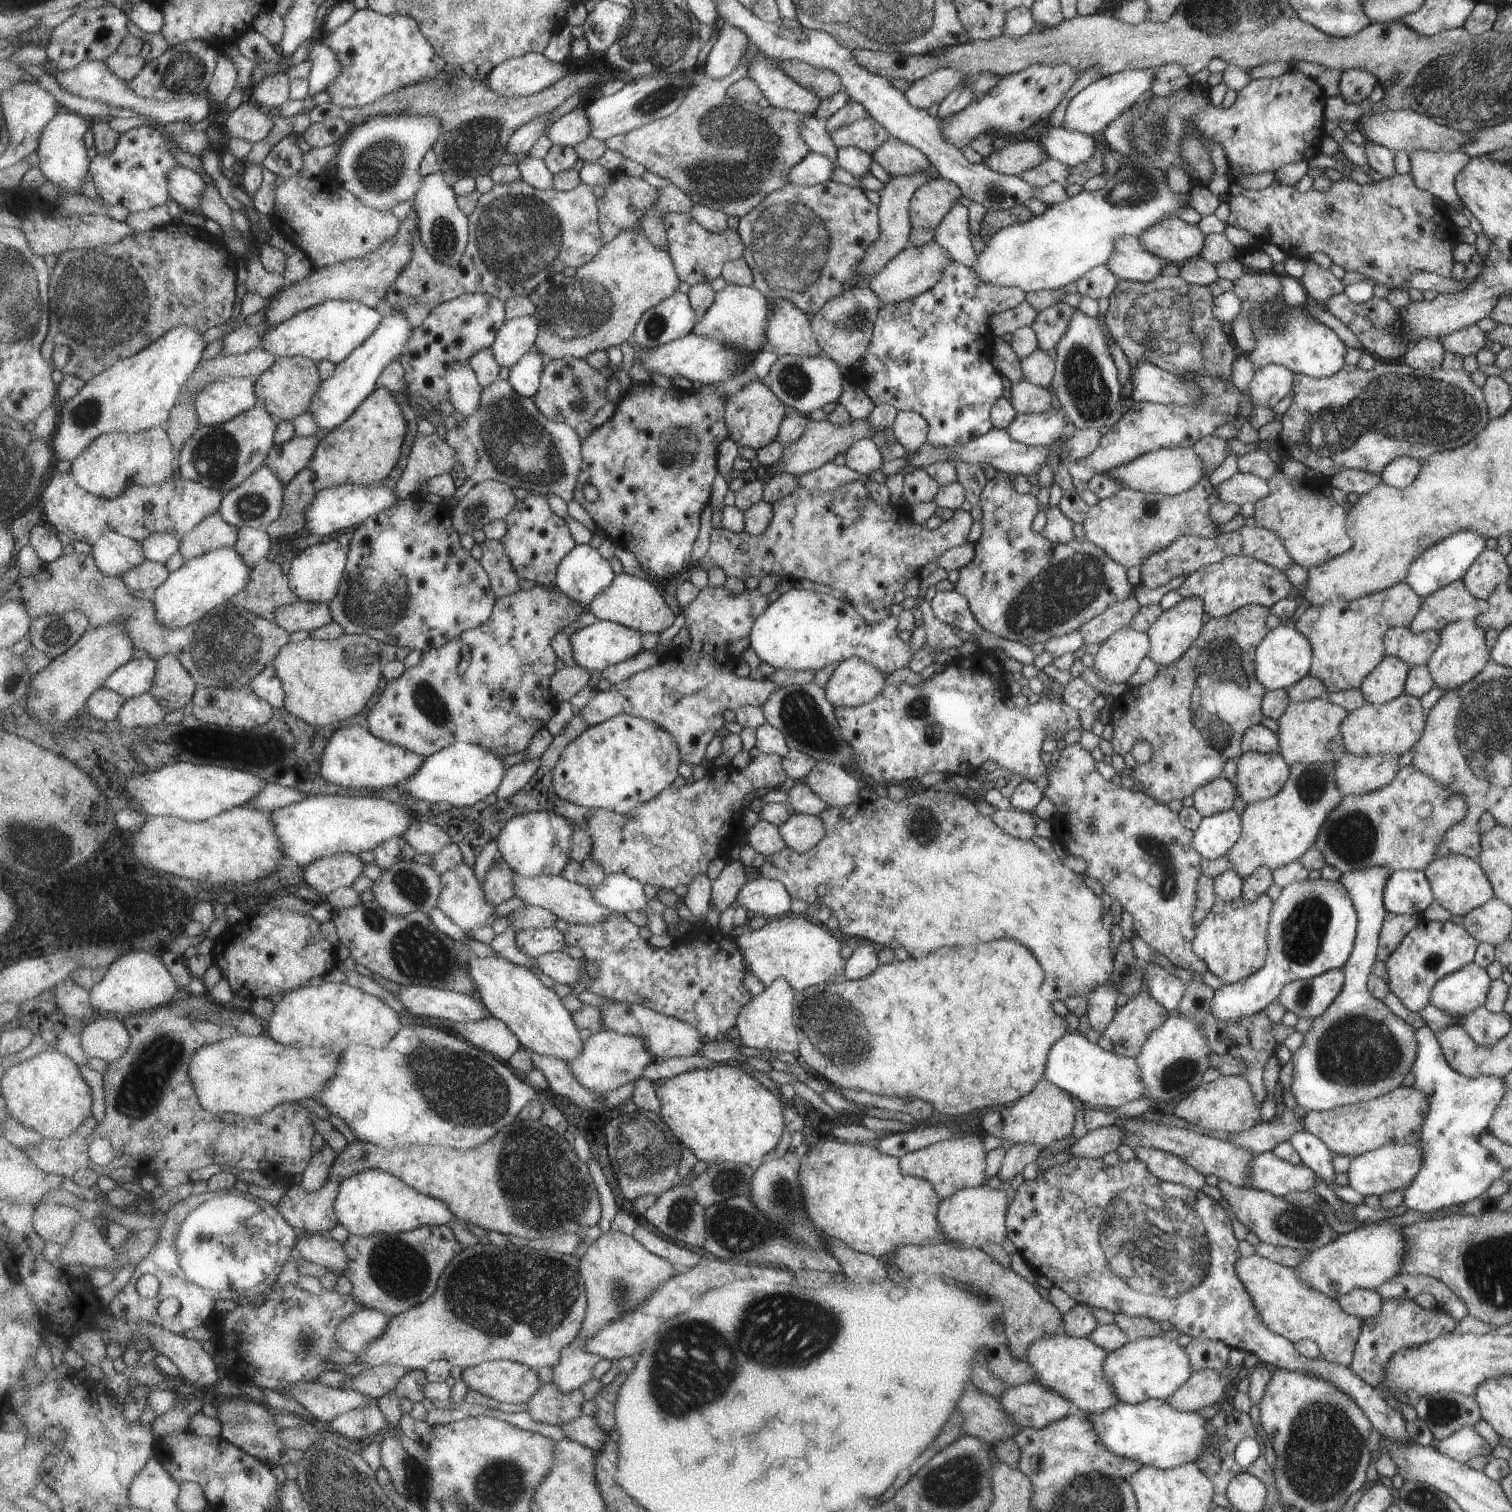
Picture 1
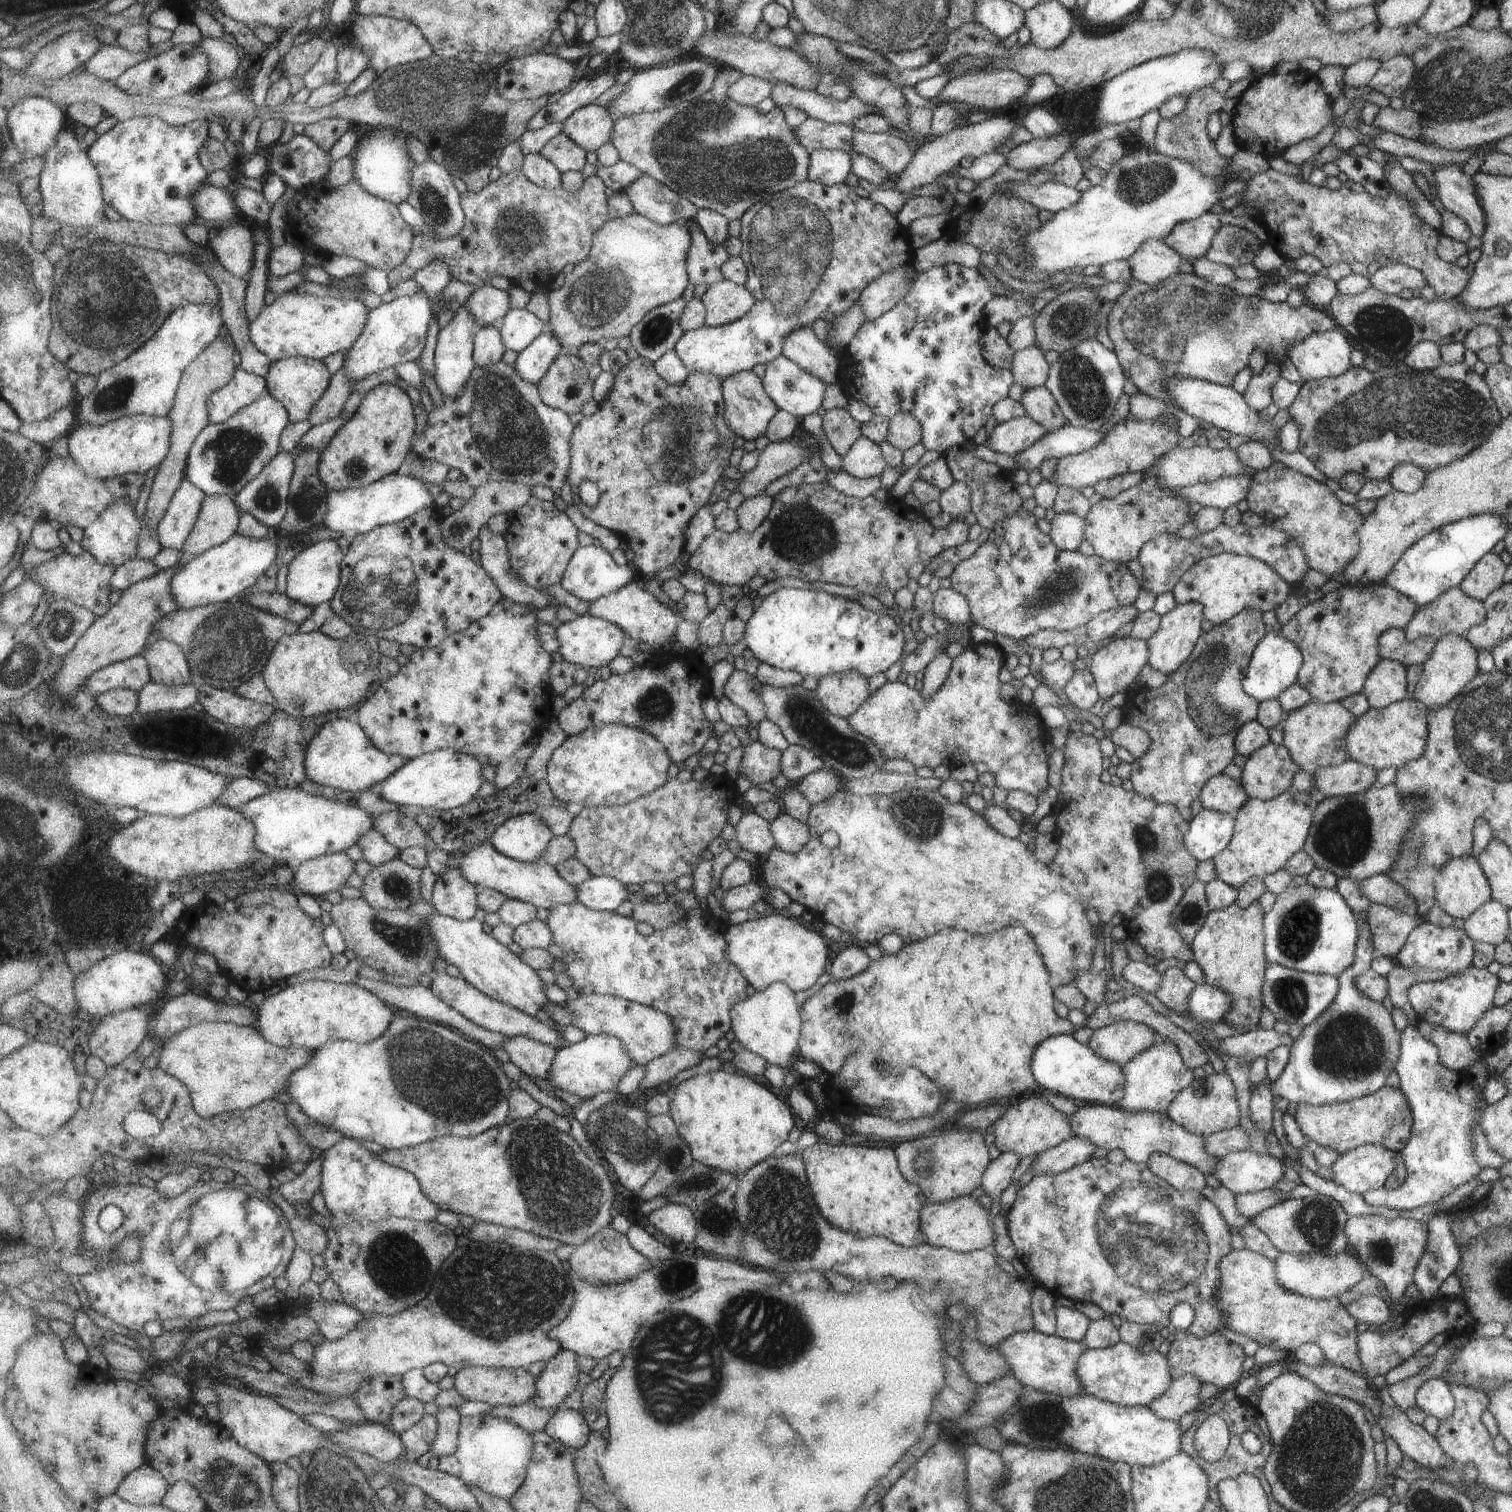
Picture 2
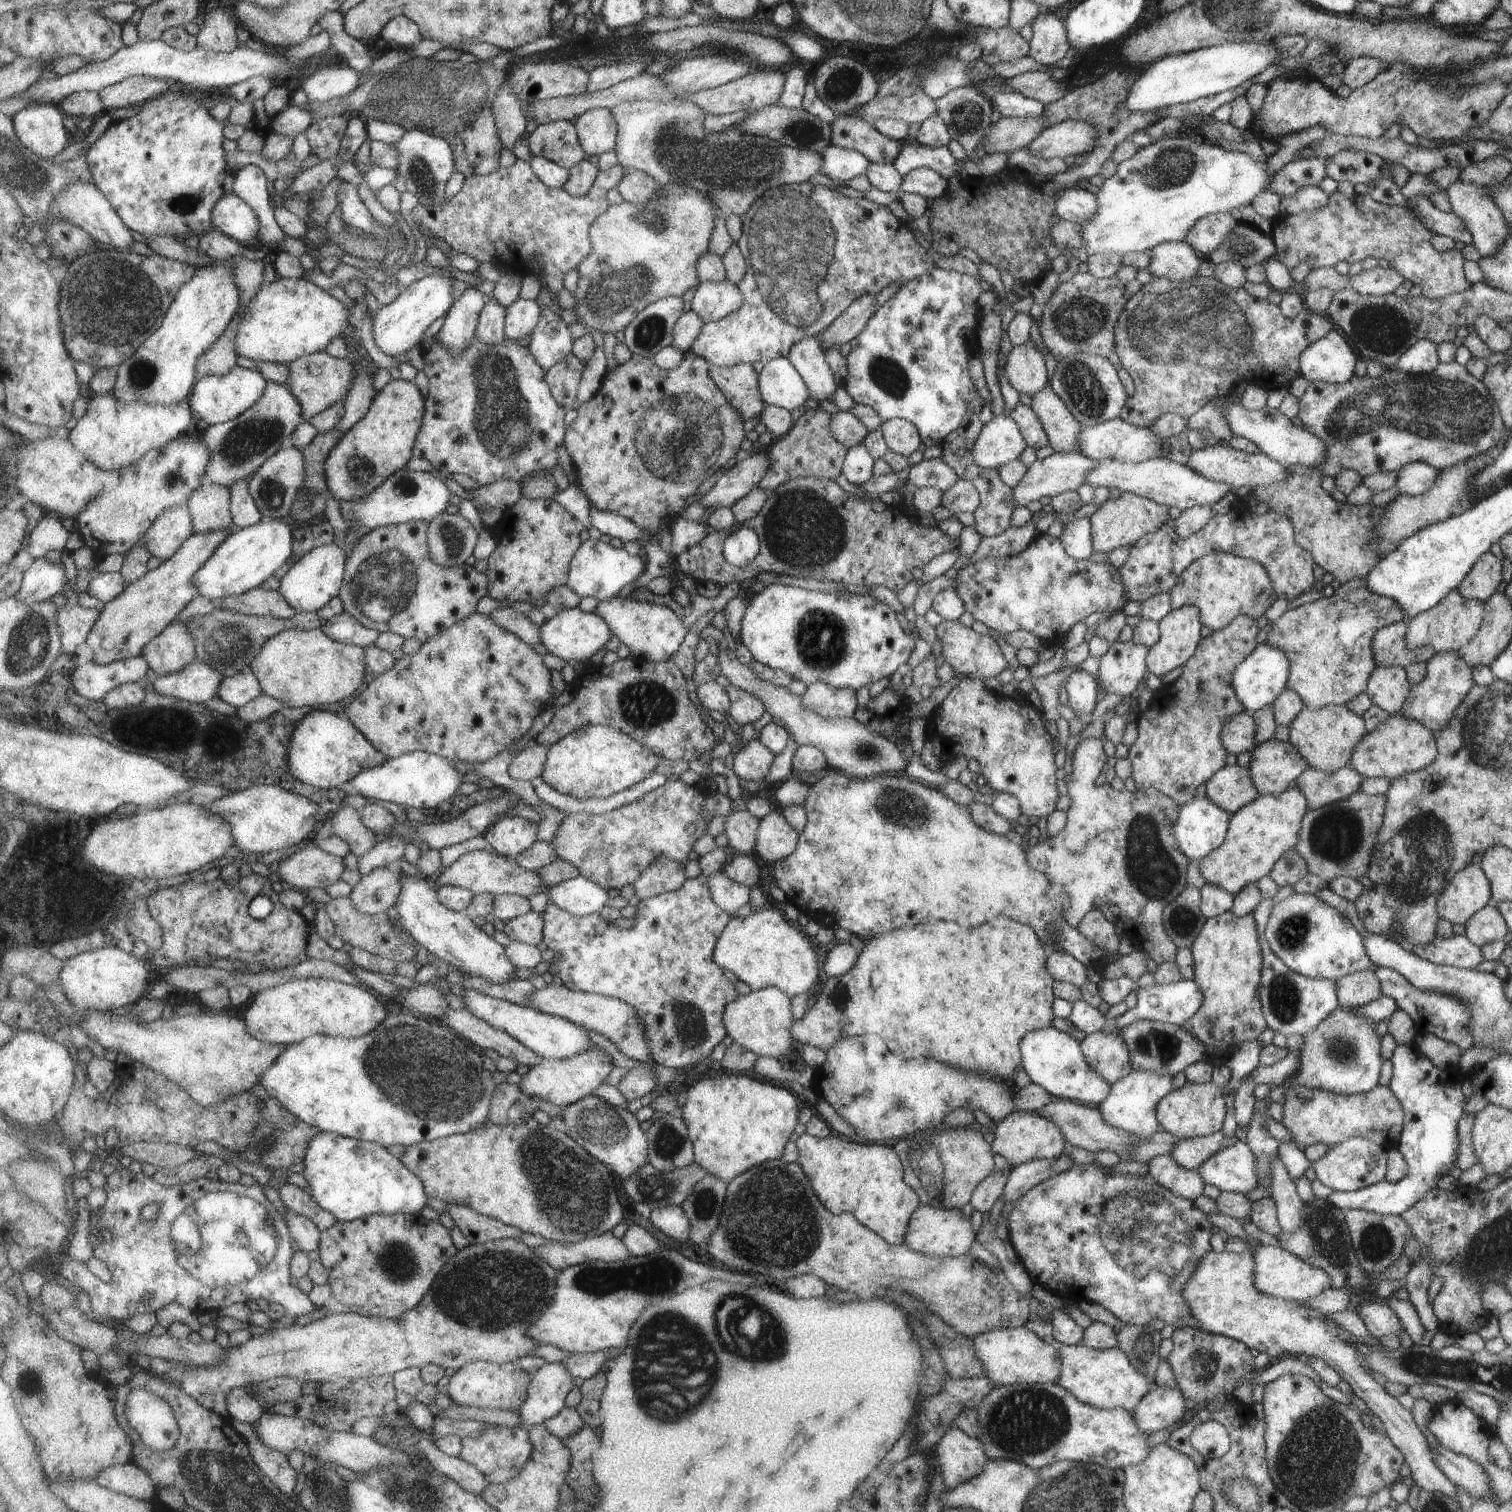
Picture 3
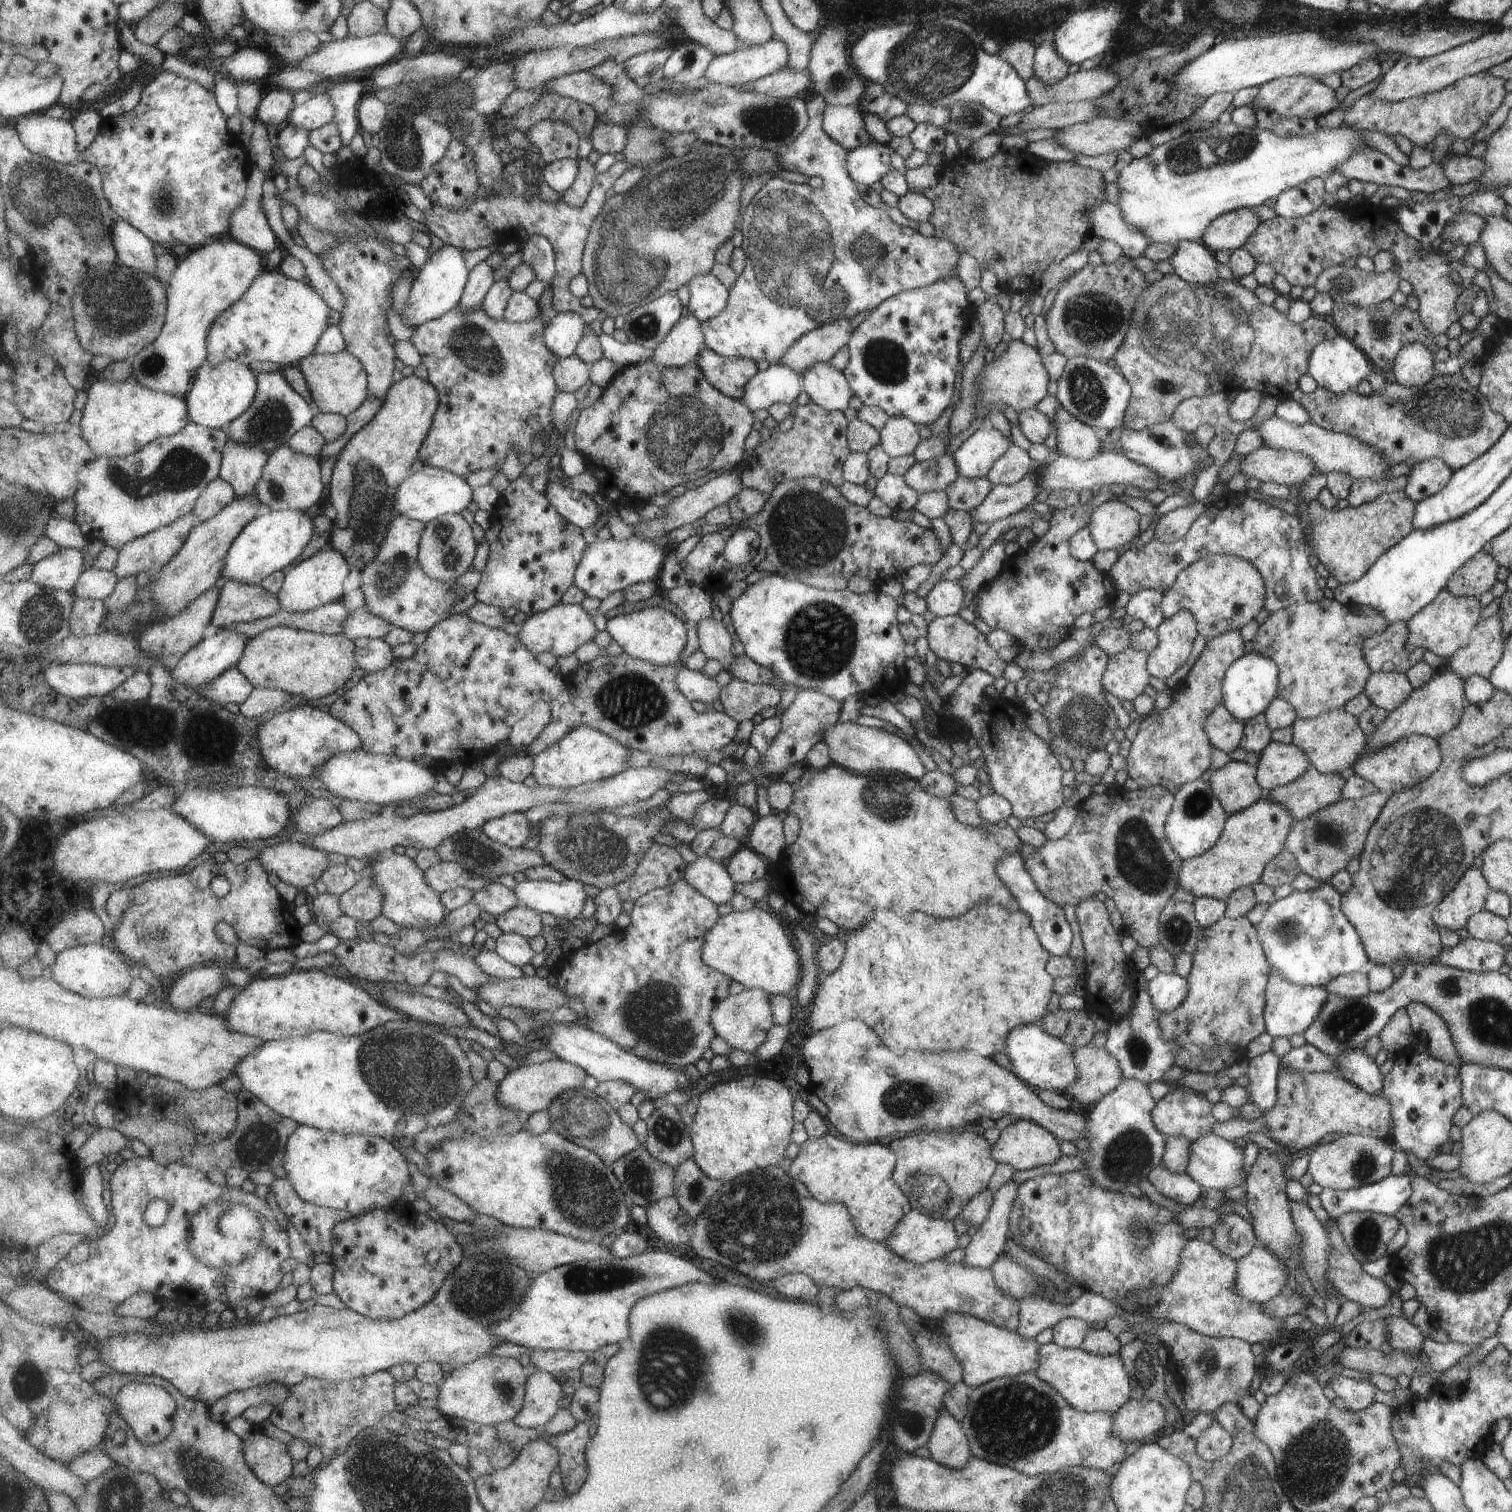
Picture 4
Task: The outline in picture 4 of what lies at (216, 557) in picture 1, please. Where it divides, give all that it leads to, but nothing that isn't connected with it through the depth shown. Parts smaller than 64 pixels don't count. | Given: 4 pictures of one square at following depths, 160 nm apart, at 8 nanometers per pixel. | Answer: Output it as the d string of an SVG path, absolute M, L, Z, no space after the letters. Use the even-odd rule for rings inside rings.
M271 510L268 514L257 517L243 530L243 533L231 546L227 554L227 564L223 568L223 576L228 581L245 582L260 585L260 583L302 559L303 550L310 545L315 536L315 518L307 516L305 510Z

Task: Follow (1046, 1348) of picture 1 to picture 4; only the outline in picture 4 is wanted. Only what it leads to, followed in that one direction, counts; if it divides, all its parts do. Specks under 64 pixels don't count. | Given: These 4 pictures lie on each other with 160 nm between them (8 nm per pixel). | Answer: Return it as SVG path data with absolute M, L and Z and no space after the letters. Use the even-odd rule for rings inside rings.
M958 1313L943 1314L942 1318L937 1318L937 1322L943 1328L947 1348L961 1364L962 1382L967 1387L977 1387L997 1378L1031 1373L1031 1370L1038 1369L1038 1342L1022 1338L1017 1331L1003 1330L973 1316Z

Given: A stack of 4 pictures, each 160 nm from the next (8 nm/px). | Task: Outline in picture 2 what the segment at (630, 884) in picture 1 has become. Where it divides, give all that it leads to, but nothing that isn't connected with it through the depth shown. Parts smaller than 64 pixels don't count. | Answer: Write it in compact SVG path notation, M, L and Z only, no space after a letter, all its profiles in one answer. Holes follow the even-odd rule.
M593 876L577 888L578 902L596 911L613 912L631 894L626 884L613 877Z

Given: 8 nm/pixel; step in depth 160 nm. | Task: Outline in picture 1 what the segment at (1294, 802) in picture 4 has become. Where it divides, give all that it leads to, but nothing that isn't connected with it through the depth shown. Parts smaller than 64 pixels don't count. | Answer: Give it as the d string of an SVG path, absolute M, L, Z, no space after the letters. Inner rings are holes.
M1345 753L1335 760L1334 777L1343 795L1362 795L1389 784L1399 769L1398 757L1393 755L1358 757Z

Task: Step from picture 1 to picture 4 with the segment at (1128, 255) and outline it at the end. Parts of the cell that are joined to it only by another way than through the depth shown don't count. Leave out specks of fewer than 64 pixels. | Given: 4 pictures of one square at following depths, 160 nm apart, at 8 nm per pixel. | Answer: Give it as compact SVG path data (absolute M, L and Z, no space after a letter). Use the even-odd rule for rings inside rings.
M1180 241L1175 252L1167 258L1173 273L1184 282L1191 284L1215 284L1221 282L1216 272L1216 261L1202 243Z

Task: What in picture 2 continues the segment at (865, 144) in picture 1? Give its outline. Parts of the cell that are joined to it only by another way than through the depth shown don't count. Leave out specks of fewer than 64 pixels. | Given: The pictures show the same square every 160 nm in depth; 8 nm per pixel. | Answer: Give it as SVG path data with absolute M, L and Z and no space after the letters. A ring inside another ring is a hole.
M807 117L799 126L791 129L798 143L808 152L817 149L835 149L850 153L856 129L851 124L824 123Z

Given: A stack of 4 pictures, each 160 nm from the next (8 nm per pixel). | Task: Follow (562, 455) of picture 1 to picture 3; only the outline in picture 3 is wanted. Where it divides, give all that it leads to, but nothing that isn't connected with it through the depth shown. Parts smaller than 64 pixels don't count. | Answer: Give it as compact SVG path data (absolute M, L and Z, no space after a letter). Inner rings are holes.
M436 335L436 342L426 352L424 352L425 368L424 371L430 380L430 393L426 400L426 413L423 419L423 426L418 432L418 440L414 448L414 456L425 458L443 476L446 474L467 474L473 478L481 487L496 483L497 481L519 481L527 478L534 473L537 475L548 472L555 467L559 468L559 446L565 445L566 432L565 428L565 412L567 408L564 407L554 397L554 392L551 390L550 384L546 381L546 372L542 366L539 366L538 360L530 350L529 346L521 346L519 341L506 337L502 343L498 345L490 345L484 343L477 335L472 339L473 342L464 350L461 355L455 359L454 355L447 350L444 345L440 343L440 339Z

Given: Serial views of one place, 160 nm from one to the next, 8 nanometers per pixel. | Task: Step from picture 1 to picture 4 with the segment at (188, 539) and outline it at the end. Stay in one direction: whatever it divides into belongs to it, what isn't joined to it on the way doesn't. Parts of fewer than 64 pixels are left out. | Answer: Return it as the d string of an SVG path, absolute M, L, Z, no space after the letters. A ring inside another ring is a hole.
M218 477L211 482L208 488L201 494L197 504L195 504L196 523L207 522L223 511L227 504L231 504L237 497L235 488L229 482Z

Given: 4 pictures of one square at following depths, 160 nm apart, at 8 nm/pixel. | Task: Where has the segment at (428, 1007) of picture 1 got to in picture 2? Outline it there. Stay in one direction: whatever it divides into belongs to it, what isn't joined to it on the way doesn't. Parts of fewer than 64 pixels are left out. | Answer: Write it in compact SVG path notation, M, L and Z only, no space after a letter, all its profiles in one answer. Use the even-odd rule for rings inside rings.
M445 972L438 973L432 978L429 988L435 993L435 996L443 999L450 1007L461 1011L461 1014L464 1014L465 1018L471 1019L471 1022L475 1021L485 1028L503 1033L507 1038L528 1036L542 1043L552 1044L556 1049L566 1045L562 1037L563 1028L559 1029L558 1027L549 1026L547 1023L533 1018L509 1003L504 1003L487 996L487 994L480 991L470 982L467 982L467 979L464 979L462 976L453 977Z

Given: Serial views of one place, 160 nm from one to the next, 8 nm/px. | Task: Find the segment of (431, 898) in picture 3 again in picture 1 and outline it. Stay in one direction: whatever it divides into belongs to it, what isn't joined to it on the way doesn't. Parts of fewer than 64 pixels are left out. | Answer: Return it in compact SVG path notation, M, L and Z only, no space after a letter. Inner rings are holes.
M470 951L469 970L475 979L478 991L490 1014L506 1022L522 1042L522 1046L540 1055L557 1057L567 1062L576 1059L583 1052L584 1042L579 1036L579 1027L574 1014L565 1008L561 997L552 989L547 988L527 968L499 956L479 958Z

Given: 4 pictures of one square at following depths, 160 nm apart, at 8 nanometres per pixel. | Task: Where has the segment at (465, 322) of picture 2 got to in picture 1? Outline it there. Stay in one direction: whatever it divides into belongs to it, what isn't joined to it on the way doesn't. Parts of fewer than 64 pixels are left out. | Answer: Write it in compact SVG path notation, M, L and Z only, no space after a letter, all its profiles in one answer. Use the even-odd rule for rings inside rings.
M470 362L449 374L450 402L464 417L473 416L482 405L483 386Z

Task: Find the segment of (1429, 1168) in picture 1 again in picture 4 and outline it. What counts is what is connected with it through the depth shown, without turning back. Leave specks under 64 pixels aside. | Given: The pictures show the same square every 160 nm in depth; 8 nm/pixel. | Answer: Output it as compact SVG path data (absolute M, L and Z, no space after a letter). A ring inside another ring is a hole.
M1413 1049L1393 1058L1393 1067L1383 1076L1381 1094L1390 1104L1394 1147L1402 1147L1422 1160L1435 1158L1440 1146L1449 1138L1453 1114L1462 1107L1461 1080L1457 1070L1441 1064L1426 1052L1418 1054ZM1410 1174L1388 1175L1381 1181L1355 1189L1341 1191L1322 1189L1318 1195L1319 1202L1333 1220L1345 1213L1353 1212L1394 1216L1411 1194L1411 1178Z

